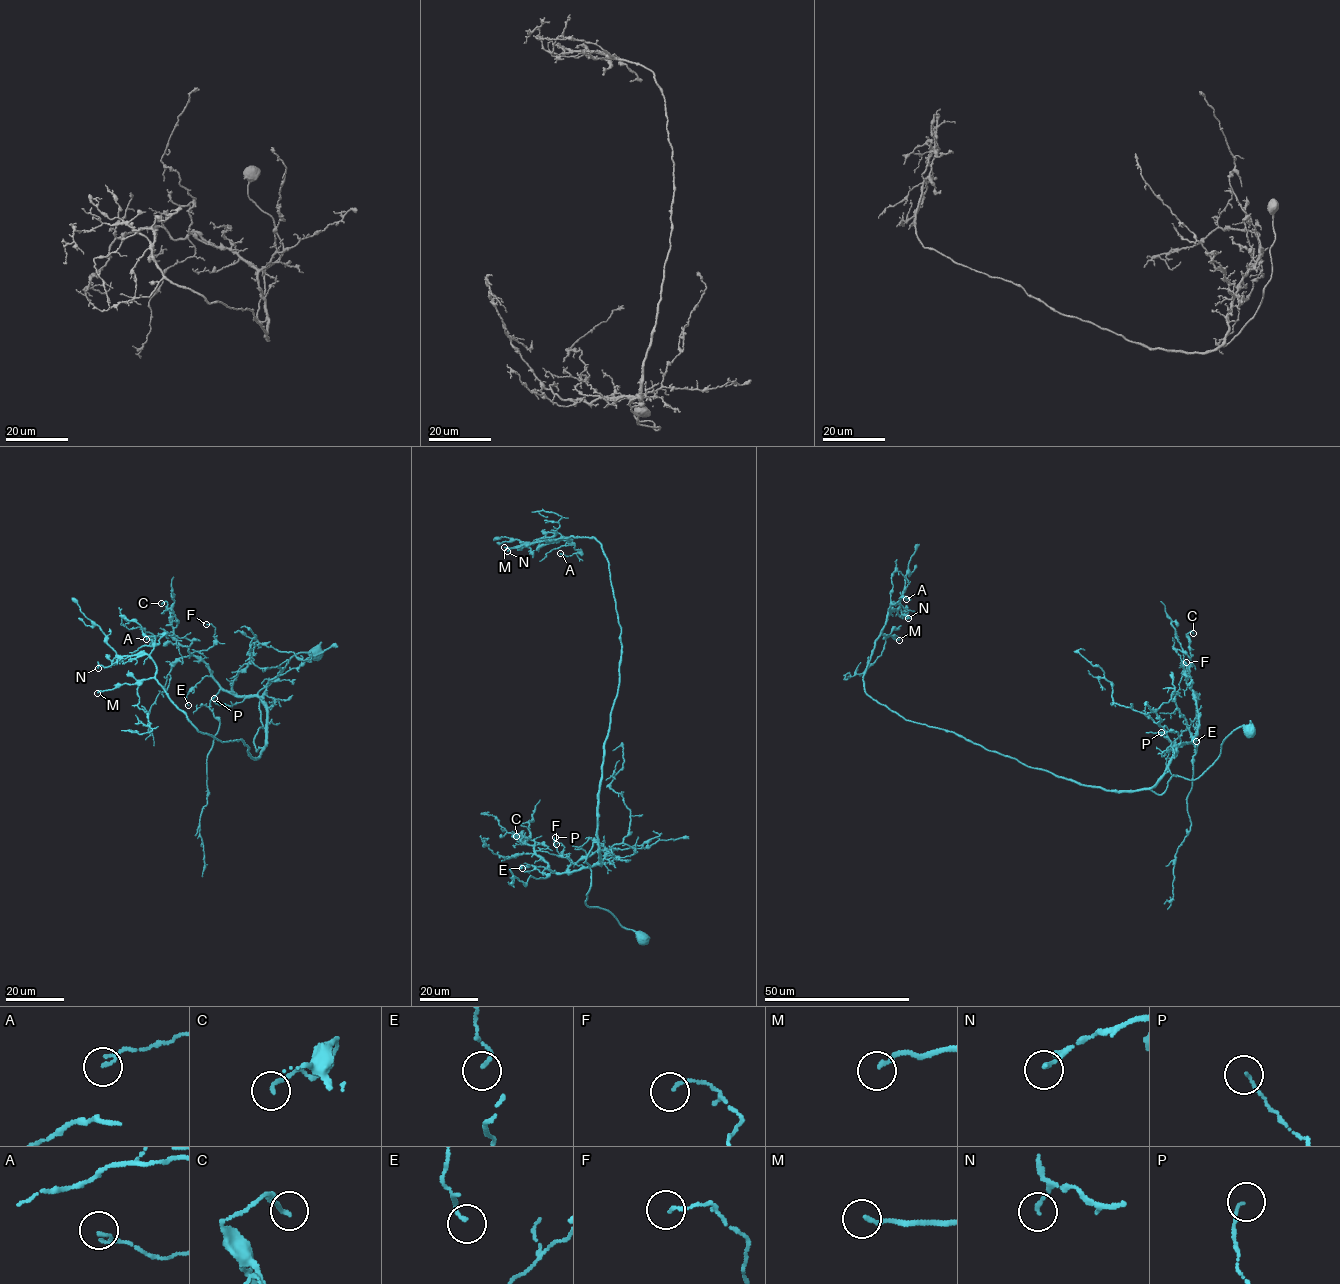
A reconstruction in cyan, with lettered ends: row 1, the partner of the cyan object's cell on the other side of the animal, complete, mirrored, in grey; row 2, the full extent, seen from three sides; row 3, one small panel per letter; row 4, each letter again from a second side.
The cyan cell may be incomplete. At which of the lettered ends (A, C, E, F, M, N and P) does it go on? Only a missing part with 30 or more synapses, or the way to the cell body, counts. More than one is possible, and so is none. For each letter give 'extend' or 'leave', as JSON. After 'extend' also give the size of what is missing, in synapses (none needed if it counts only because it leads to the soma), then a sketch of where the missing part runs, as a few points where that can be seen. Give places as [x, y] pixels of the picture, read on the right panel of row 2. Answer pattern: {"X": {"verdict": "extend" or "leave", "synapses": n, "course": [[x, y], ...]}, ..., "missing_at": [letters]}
{"A": {"verdict": "leave"}, "C": {"verdict": "leave"}, "E": {"verdict": "leave"}, "F": {"verdict": "leave"}, "M": {"verdict": "extend", "synapses": 90, "course": [[899, 640], [894, 637], [894, 620], [892, 617], [874, 613], [869, 615]]}, "N": {"verdict": "leave"}, "P": {"verdict": "leave"}, "missing_at": ["M"]}

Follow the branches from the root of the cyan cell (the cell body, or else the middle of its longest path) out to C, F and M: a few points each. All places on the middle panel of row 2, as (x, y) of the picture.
C: (642, 937), (586, 905), (584, 863), (597, 843), (600, 863), (559, 873), (522, 843), (523, 831), (516, 836)
F: (642, 937), (586, 905), (584, 863), (597, 843), (600, 863), (561, 873), (535, 852), (562, 854), (556, 844)
M: (642, 937), (585, 901), (591, 871), (584, 863), (597, 841), (622, 646), (608, 561), (593, 537), (504, 547)

